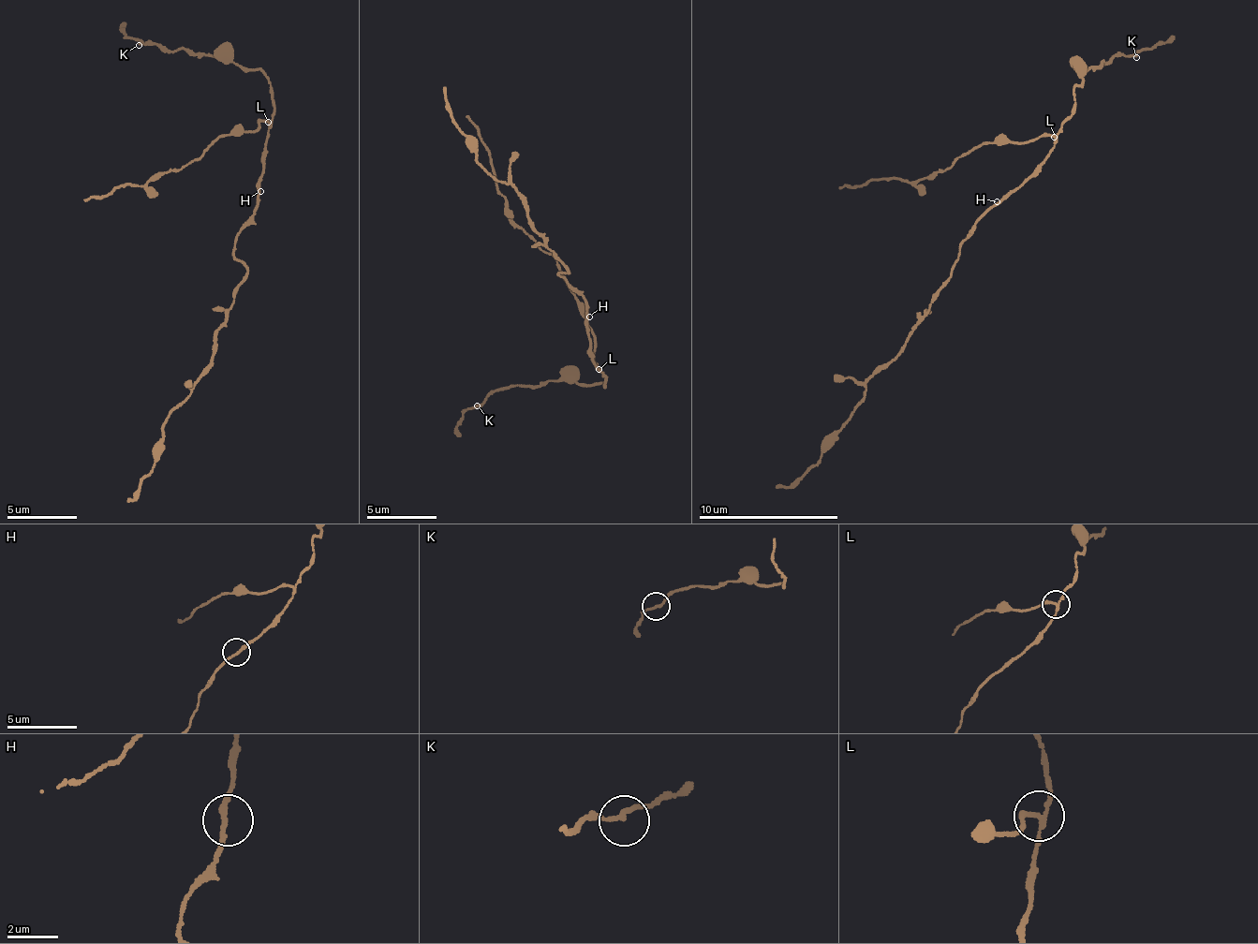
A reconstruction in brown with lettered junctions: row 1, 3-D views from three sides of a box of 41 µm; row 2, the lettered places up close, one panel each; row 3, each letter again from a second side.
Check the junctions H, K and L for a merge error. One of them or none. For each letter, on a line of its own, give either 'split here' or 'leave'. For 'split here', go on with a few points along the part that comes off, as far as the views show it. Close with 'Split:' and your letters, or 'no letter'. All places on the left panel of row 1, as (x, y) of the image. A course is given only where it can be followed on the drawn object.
H: leave
K: leave
L: split here; foreign part runs (269, 121), (260, 121), (258, 129), (214, 140), (180, 170), (150, 179), (141, 186), (126, 184), (85, 202)
Split: L

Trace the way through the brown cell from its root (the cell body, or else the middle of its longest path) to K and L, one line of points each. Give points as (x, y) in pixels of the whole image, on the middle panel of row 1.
K: (587, 310), (590, 346), (607, 386), (546, 379), (537, 386), (506, 386), (477, 405)
L: (587, 310), (586, 323), (592, 343), (590, 346), (598, 368), (600, 368)

